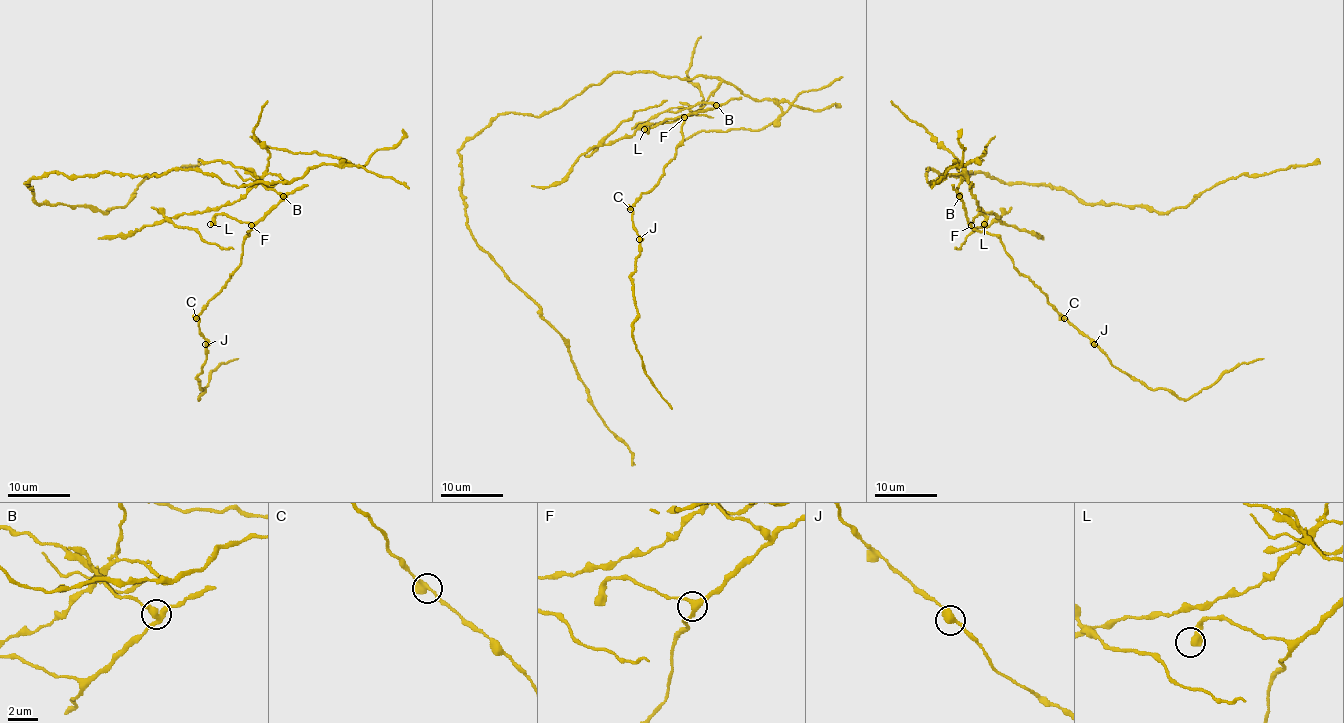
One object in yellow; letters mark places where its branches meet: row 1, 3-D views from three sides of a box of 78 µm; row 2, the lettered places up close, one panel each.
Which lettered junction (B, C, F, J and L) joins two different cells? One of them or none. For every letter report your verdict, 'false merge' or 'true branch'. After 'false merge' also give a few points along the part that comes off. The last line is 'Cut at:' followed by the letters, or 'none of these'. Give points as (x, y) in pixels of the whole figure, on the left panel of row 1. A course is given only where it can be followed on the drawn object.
B: false merge; course (282, 196), (257, 180), (276, 174), (193, 169), (25, 183), (105, 213), (201, 160)
C: true branch
F: true branch
J: true branch
L: true branch
Cut at: B

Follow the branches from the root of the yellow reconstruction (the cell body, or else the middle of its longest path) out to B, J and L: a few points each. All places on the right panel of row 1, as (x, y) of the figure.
B: (926, 174), (931, 186), (931, 182), (962, 174), (965, 177), (957, 188), (959, 196)
J: (926, 174), (931, 186), (951, 174), (965, 177), (957, 193), (967, 221), (993, 233), (1014, 266), (1094, 344)
L: (926, 174), (931, 186), (931, 182), (962, 174), (957, 193), (965, 216), (971, 222), (982, 214), (984, 224)

